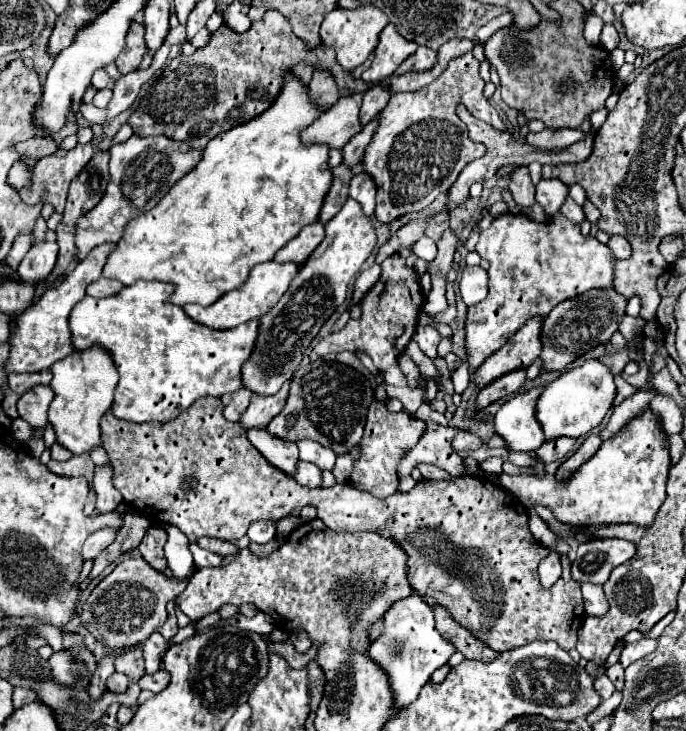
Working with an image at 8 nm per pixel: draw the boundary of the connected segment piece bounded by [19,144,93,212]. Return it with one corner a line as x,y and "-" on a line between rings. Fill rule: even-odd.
77,144
73,150
59,148
55,154
41,158
29,178
31,188
21,188
21,200
27,204
35,204
39,200
51,202
57,212
63,212
71,178
83,170
91,156
91,144

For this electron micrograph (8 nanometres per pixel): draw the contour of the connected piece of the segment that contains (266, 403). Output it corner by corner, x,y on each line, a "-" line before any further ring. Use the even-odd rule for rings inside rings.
289,382
283,386
283,390
279,390
273,396
267,396
267,398
259,398
257,394
251,396
251,404
243,412
239,426
245,428
245,430
265,428
271,422
271,418
275,418
283,410
285,400
287,400
287,386
289,386

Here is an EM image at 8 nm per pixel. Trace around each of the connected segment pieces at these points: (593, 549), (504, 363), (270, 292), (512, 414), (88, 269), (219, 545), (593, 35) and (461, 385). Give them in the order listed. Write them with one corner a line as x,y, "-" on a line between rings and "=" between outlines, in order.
619,538
589,540
579,546
577,560
571,566
573,580
579,582
607,582
613,568
635,556
635,544
=
535,318
535,322
527,322
527,326
523,326
523,330
519,330
519,334
511,338
511,342
507,342
507,346
491,354
491,358
487,358
487,362
483,362
483,366
479,366
479,370
473,376
475,388
481,390
493,380
513,370
523,370
531,366
541,350
541,342
539,342
541,322
543,318
=
275,260
271,262
265,262
265,264
257,264
249,278
243,282
243,286
231,290
231,294
223,294
223,298
219,298
217,302
213,302
211,306
203,308
203,306
183,306
185,314
195,320
195,322
201,322
203,326
209,326
209,328
215,328
215,330
229,330
229,328
235,328
247,320
255,320
263,314
267,314
277,302
279,298
285,294
291,278
295,278
299,266
289,262
289,264
279,264
=
533,388
525,394
517,394
505,402
495,414
495,432
501,436
511,452
535,452
543,444
543,432
535,422
535,396
543,388
=
101,244
95,250
91,250
91,254
87,254
87,258
83,262
79,262
79,266
63,282
49,288
39,300
33,302
33,306
29,306
23,314
17,316
15,330
13,330
11,338
9,338
11,352
9,352
9,358
5,362
7,372
39,372
39,370
47,370
57,360
61,360
67,354
75,352
75,348
71,348
71,342
69,342
67,316
71,314
73,306
85,296
87,284
95,282
101,276
101,270
105,266
105,258
109,256
109,252
113,248
115,248
115,244
=
199,538
197,544
209,552
215,552
215,554
221,554
221,556
231,556
237,552
237,546
233,542
225,542
225,540
219,540
219,538
=
596,14
588,17
584,25
584,37
589,44
597,45
599,43
603,25
603,20
=
463,364
461,368
457,368
457,370
451,374
451,380
453,380
455,392
457,392
457,394
461,394
461,392
469,386
469,370
467,370
467,366

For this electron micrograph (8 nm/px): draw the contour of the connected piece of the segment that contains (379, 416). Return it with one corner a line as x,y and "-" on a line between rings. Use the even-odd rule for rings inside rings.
373,398
369,406
369,414
367,414
365,432
363,432
363,438
359,440
361,456
353,464
349,484
359,490
367,490
379,498
397,492
397,482
399,482
397,464
419,442
423,430
425,430
425,424
421,420
411,420
407,412
389,412
383,400

